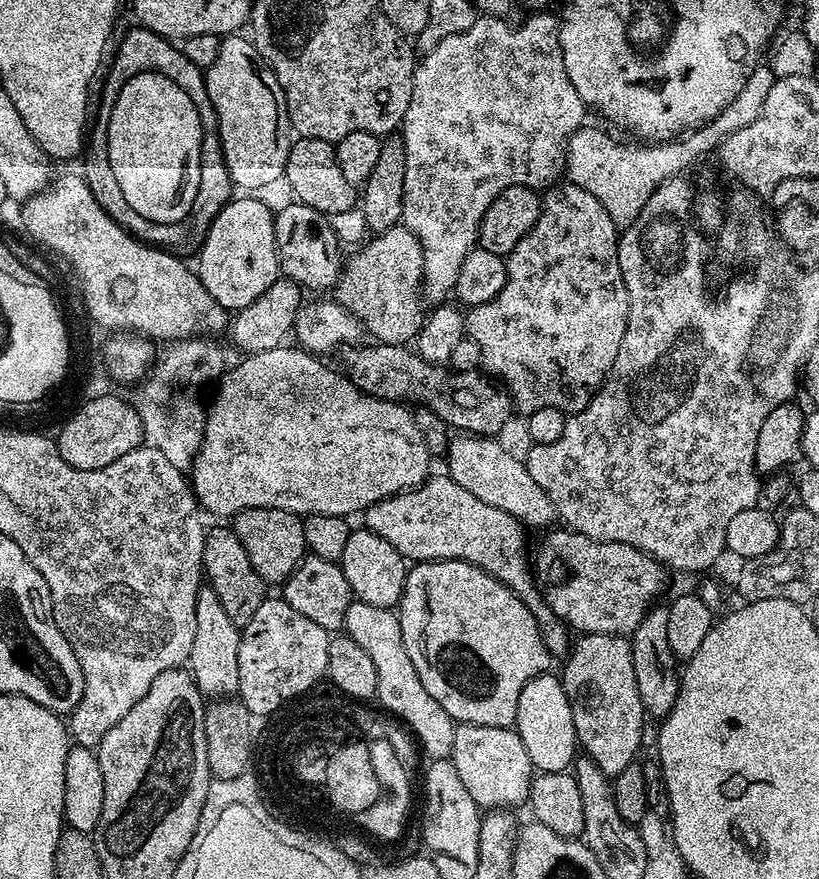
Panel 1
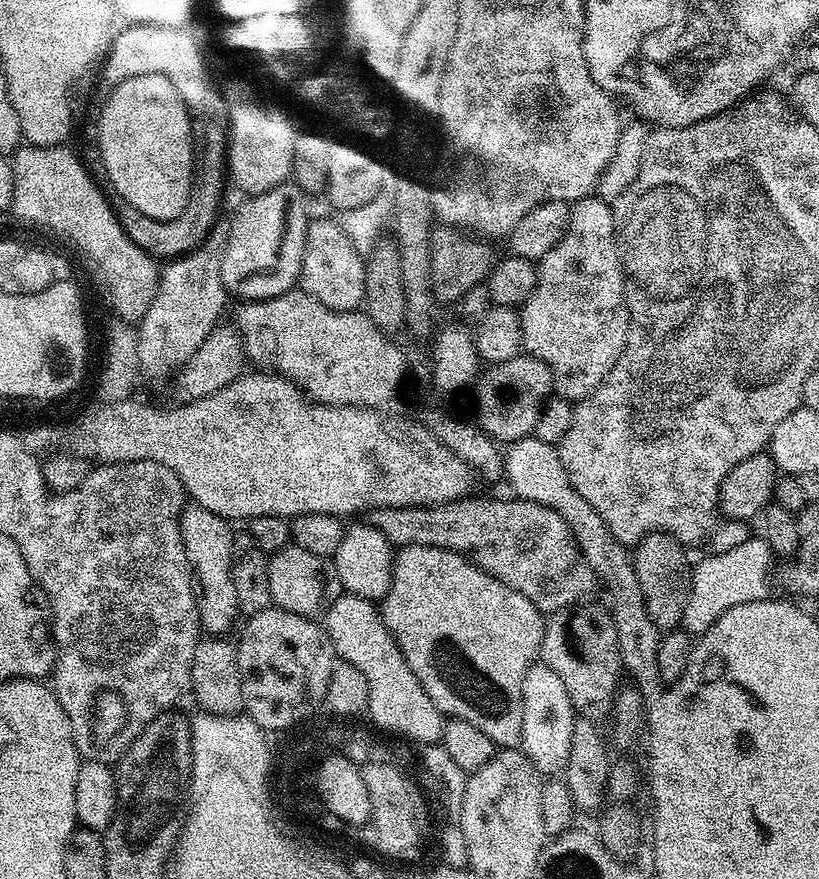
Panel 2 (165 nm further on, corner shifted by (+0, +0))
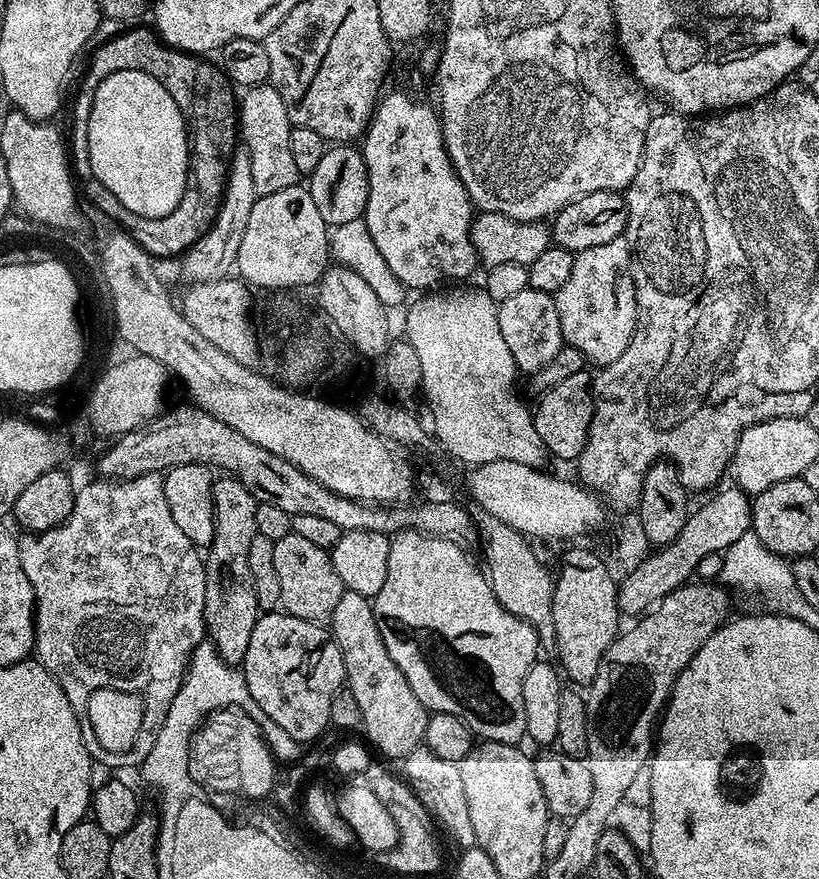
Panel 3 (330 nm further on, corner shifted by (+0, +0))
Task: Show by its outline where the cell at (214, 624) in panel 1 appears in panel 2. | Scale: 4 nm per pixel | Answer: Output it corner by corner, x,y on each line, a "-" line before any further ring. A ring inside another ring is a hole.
189,503
180,515
180,533
186,550
186,562
192,571
192,589
196,599
196,613
201,629
209,637
220,638
232,628
240,612
238,598
234,594
232,561
234,559
233,525
218,514
210,514
202,506

